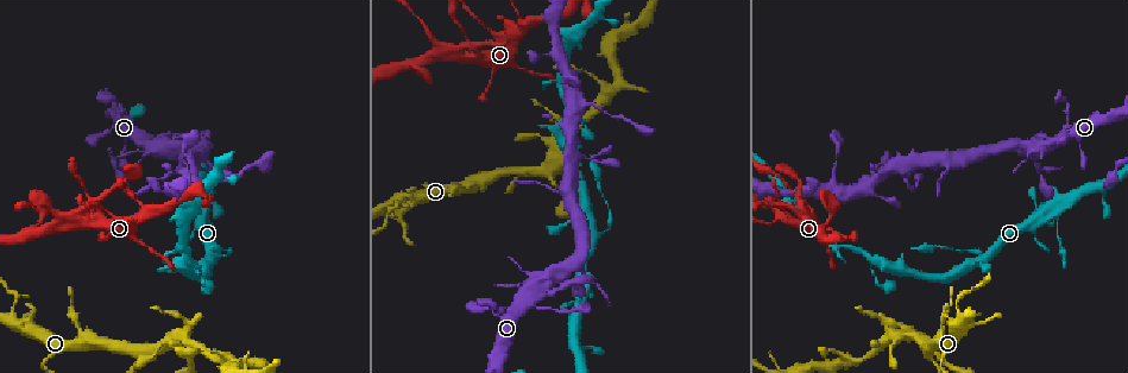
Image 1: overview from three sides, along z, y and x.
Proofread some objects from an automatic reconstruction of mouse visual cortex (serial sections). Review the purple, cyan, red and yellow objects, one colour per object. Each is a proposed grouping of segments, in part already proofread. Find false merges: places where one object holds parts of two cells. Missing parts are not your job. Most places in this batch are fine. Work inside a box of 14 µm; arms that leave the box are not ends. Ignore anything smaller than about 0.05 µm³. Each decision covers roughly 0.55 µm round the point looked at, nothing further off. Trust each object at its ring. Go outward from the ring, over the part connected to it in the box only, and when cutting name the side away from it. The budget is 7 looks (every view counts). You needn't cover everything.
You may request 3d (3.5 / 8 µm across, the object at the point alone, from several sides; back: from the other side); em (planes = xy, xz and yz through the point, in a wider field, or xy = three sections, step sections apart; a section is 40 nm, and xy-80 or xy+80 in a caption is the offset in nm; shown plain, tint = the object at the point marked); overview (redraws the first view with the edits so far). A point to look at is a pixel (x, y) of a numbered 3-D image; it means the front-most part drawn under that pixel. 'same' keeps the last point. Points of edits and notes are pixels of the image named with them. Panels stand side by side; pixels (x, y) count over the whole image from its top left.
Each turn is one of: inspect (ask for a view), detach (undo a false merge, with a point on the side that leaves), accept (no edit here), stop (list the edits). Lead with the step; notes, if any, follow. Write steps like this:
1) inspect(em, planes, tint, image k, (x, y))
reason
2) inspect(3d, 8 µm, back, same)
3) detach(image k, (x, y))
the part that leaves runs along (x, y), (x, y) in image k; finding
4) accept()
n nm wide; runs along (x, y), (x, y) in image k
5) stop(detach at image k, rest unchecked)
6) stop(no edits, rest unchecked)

inspect(3d, 3.5 µm, back, image 1, (491, 29))
sudden change in width

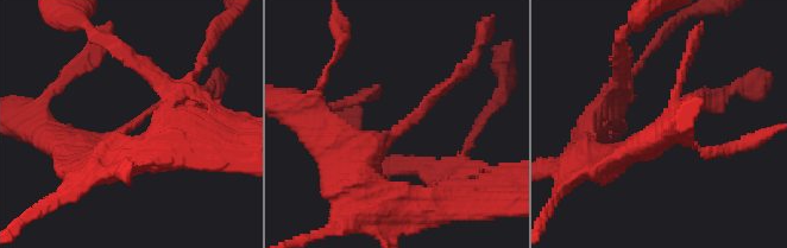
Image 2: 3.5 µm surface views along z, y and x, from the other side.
inspect(em, planes, tint, image 2, (138, 118))

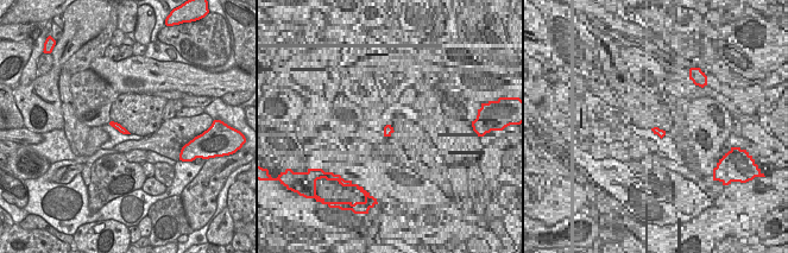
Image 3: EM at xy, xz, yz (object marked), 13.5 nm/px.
accept()
90 nm wide; runs along (357, 167), (455, 76) in image 2; all the same cell

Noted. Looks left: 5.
inspect(3d, 3.5 µm, back, image 1, (549, 171))
arms part here

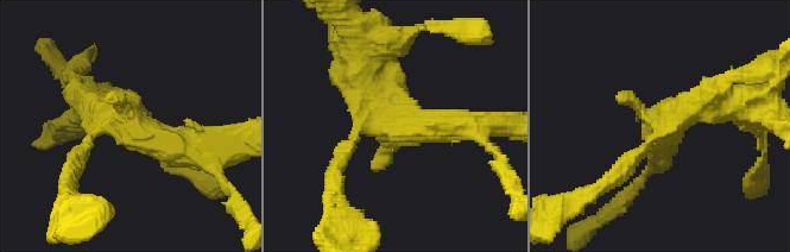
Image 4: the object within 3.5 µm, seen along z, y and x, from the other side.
inspect(em, planes, tint, image 4, (664, 118))

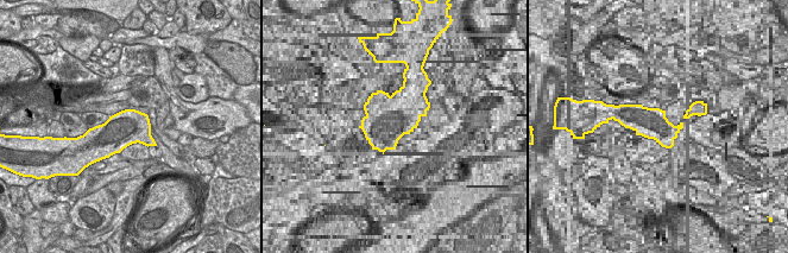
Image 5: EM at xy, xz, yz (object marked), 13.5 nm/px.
accept()
one cell here

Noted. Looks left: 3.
inspect(3d, 3.5 µm, back, image 1, (608, 231))
thick turns thin

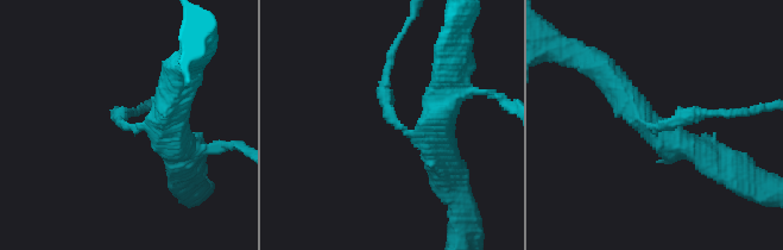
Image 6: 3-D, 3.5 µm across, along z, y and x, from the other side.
inspect(em, xy, step 1, tint, image 6, (397, 120))
arms of 100, 350 nm; need the tissue

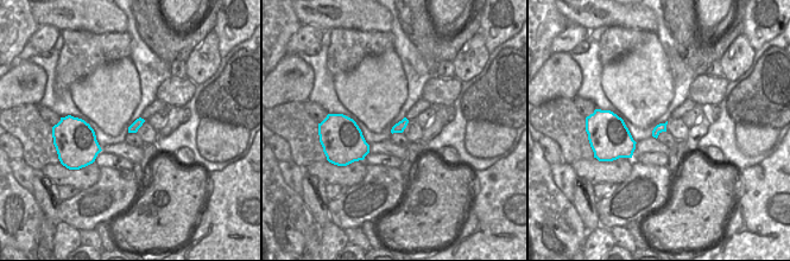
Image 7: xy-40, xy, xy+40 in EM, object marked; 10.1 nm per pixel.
accept()
110 nm wide; runs along (620, 89), (654, 129), (730, 114) in image 6; one cell here

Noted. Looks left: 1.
stop(no edits, rest unchecked)

